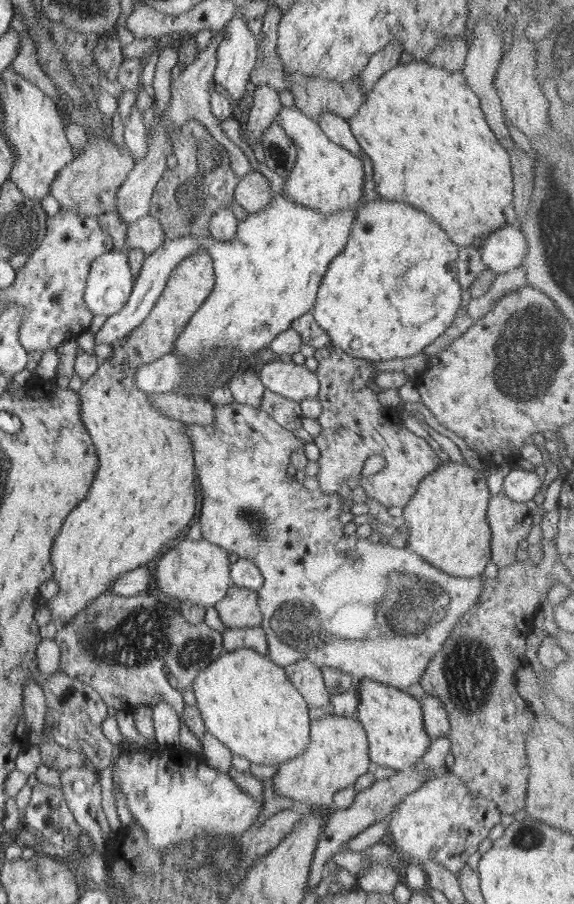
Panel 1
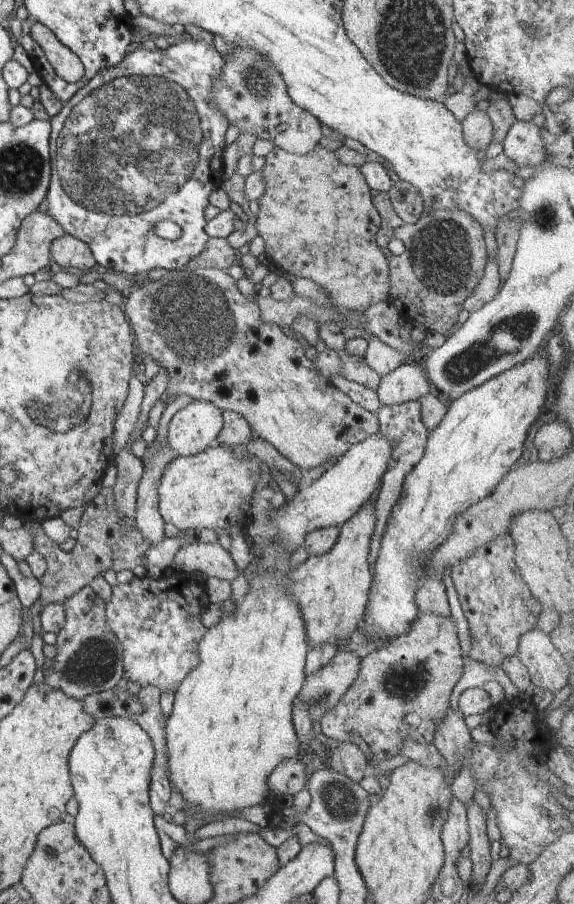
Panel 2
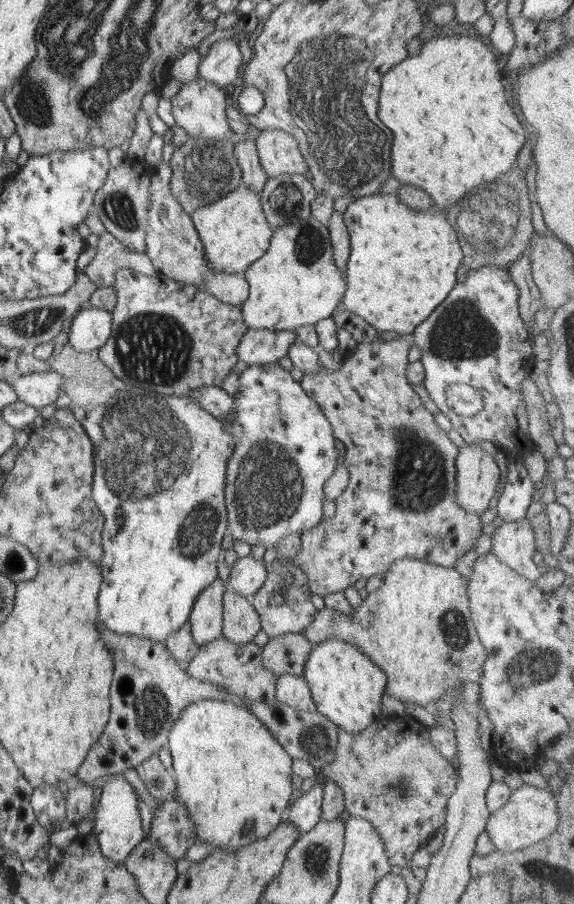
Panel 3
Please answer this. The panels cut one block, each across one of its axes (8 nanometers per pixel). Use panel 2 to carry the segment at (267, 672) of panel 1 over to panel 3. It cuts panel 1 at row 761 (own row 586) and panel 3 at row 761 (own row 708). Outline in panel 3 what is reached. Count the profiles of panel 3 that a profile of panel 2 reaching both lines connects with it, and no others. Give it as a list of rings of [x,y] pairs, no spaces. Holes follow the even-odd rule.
[[[215,699],[197,700],[188,704],[180,711],[174,725],[171,726],[167,735],[167,743],[171,756],[171,770],[175,774],[174,790],[176,800],[182,802],[188,818],[192,820],[194,826],[194,838],[196,843],[204,842],[208,844],[207,848],[220,848],[221,850],[237,850],[254,840],[262,839],[267,836],[282,820],[287,812],[286,806],[291,796],[291,773],[292,758],[285,752],[285,749],[275,740],[275,737],[269,732],[269,729],[247,708],[243,708],[239,703],[217,701]]]

